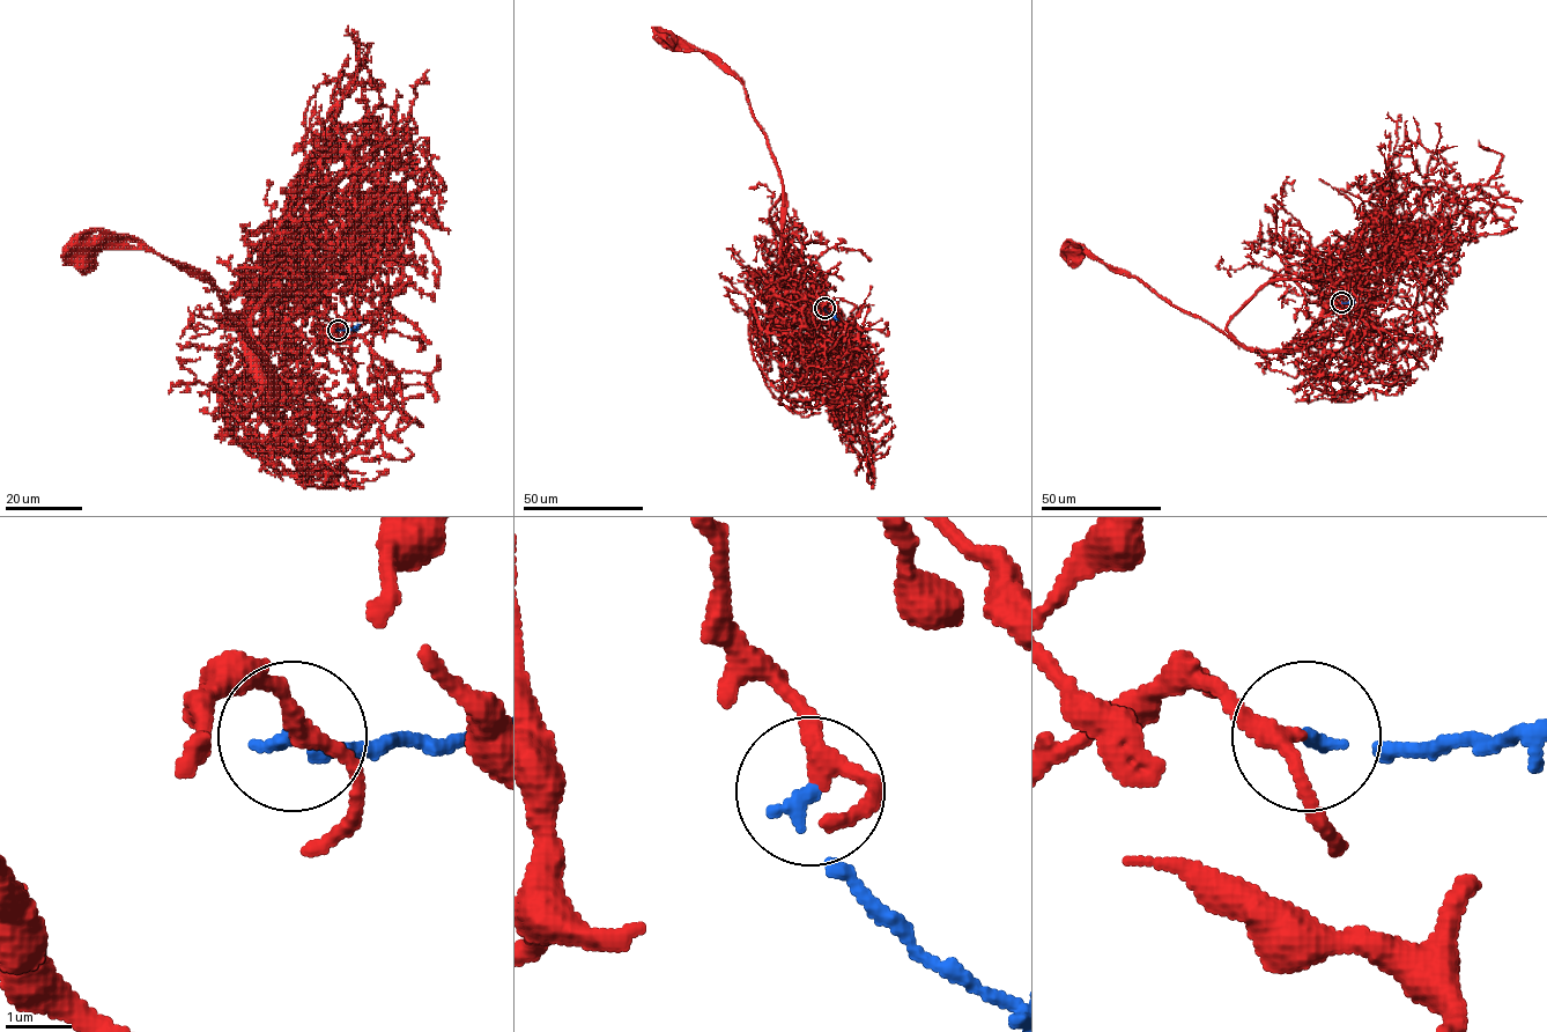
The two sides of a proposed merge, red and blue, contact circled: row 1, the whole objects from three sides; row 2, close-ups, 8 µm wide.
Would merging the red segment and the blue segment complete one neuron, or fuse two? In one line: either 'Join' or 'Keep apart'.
Join

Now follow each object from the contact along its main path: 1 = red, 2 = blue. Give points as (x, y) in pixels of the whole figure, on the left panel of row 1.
1: (338, 330), (323, 292), (271, 293), (250, 337), (273, 382), (207, 282), (153, 250), (76, 253)
2: (338, 330), (354, 330), (359, 324)

